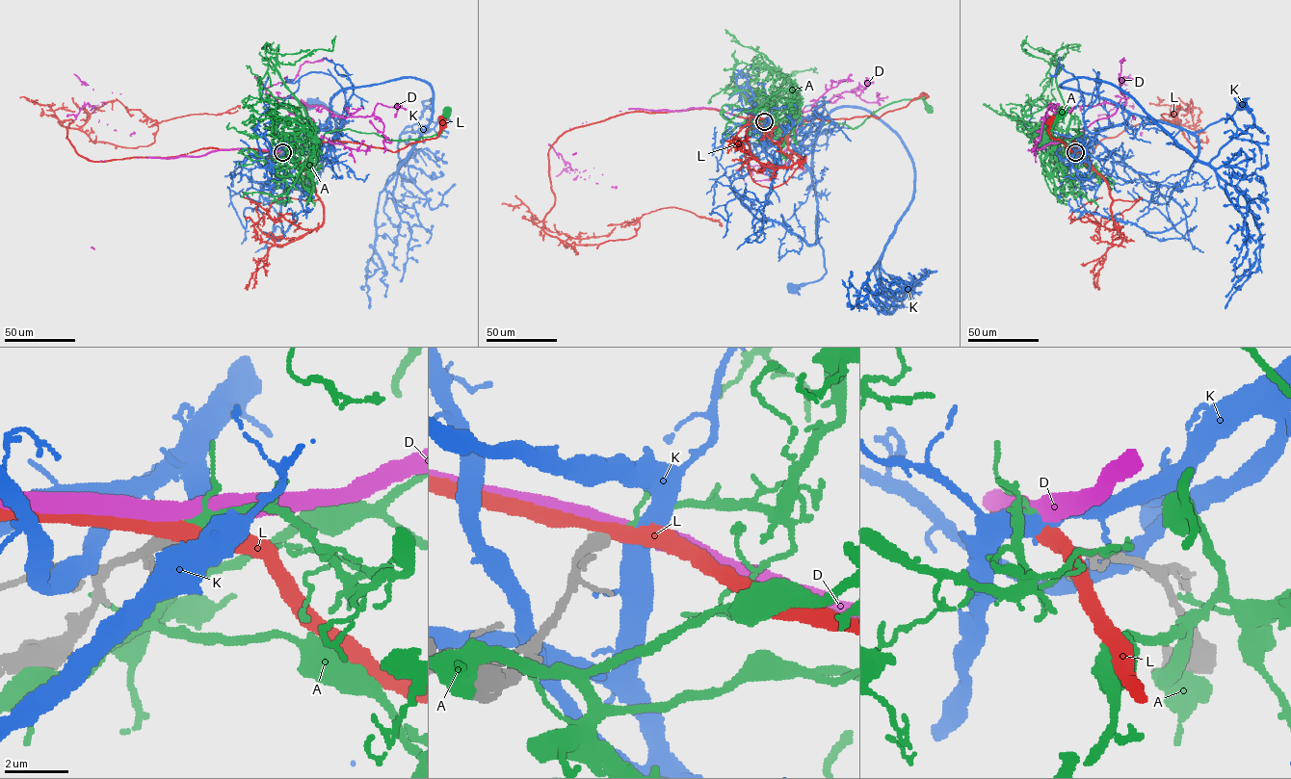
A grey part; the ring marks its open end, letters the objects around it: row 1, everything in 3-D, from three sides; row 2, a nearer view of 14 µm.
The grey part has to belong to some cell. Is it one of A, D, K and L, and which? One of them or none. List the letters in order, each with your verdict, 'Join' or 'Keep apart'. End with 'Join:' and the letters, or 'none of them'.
A: Join
D: Keep apart
K: Keep apart
L: Keep apart
Join: A

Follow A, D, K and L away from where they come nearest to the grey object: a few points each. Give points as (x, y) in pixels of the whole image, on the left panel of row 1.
A: (282, 151), (290, 155), (313, 148), (326, 133), (348, 129), (389, 140), (432, 137), (440, 132), (445, 113)
D: (282, 151), (242, 149), (197, 156), (88, 158), (75, 119), (84, 105), (83, 83), (74, 74)
K: (282, 151), (330, 115), (335, 131), (341, 129), (337, 114), (322, 102), (311, 106)
L: (281, 152), (304, 168), (306, 161), (321, 142), (361, 143), (396, 151), (412, 142), (435, 138), (442, 121)

